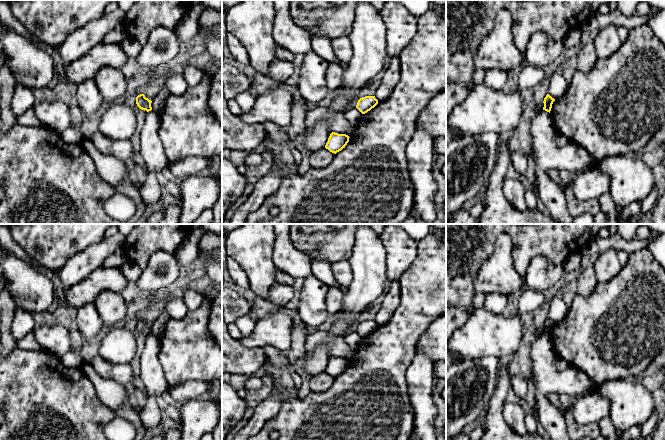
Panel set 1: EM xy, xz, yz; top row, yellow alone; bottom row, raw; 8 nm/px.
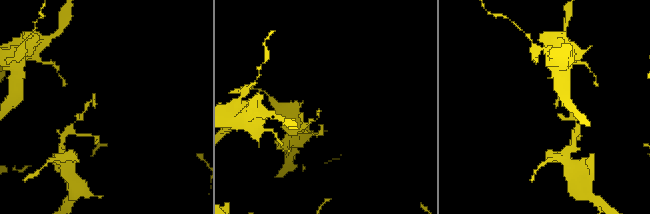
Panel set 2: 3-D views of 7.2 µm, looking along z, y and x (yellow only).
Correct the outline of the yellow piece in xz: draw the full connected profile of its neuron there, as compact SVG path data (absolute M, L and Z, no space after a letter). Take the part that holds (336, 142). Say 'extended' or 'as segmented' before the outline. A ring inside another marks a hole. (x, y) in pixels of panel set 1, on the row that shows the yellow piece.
as segmented; M332 132L328 138L325 148L330 152L336 154L337 152L345 148L345 146L349 142L349 138L350 137L346 134L338 134Z

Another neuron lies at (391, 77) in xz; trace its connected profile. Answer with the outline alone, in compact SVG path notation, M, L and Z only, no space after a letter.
M398 57L390 58L389 66L385 71L381 84L378 87L375 98L378 102L386 100L400 80L400 60Z

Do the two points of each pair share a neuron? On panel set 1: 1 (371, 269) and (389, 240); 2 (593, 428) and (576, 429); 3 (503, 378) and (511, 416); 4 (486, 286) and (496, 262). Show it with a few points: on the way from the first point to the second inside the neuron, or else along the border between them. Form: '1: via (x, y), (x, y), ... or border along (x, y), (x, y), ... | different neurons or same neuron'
1: border along (378, 236), (385, 252), (386, 270) | different neurons
2: via (589, 429), (580, 429) | same neuron
3: border along (505, 402), (502, 408), (502, 416), (510, 426) | different neurons
4: via (489, 280), (496, 273), (496, 268) | same neuron

